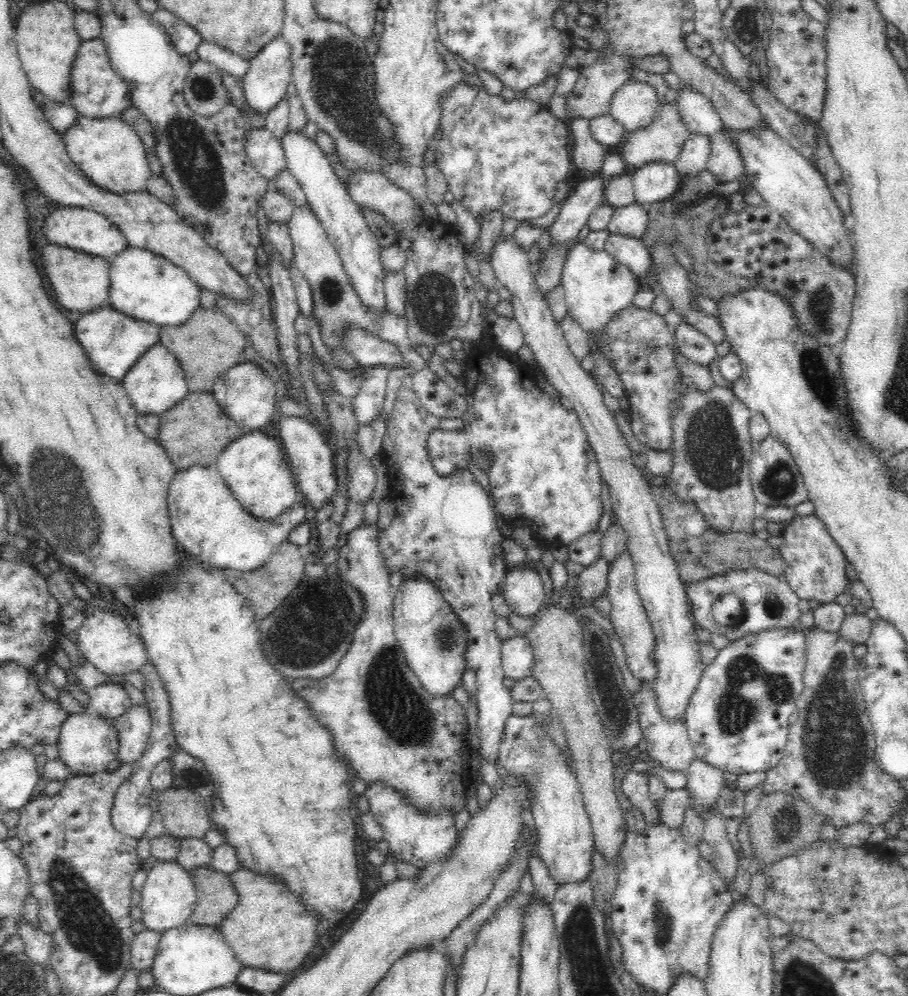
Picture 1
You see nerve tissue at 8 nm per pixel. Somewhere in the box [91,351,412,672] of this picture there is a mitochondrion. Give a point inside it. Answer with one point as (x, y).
(307, 638)

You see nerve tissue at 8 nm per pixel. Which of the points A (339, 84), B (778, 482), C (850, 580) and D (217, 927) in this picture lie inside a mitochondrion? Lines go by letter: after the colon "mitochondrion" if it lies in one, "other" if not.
A: mitochondrion
B: mitochondrion
C: other
D: other

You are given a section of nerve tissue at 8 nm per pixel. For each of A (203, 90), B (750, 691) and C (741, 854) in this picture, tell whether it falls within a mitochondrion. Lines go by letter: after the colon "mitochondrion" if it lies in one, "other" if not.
A: mitochondrion
B: mitochondrion
C: other

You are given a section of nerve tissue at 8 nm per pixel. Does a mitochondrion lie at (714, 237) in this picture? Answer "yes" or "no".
no

